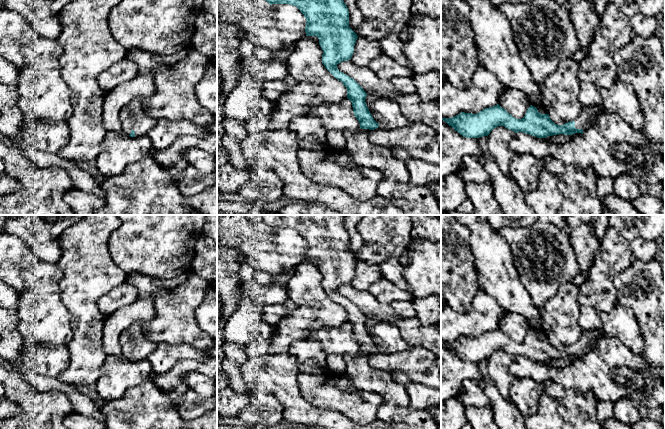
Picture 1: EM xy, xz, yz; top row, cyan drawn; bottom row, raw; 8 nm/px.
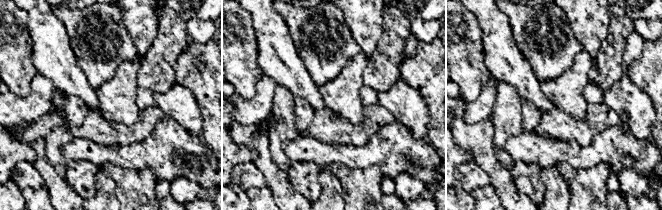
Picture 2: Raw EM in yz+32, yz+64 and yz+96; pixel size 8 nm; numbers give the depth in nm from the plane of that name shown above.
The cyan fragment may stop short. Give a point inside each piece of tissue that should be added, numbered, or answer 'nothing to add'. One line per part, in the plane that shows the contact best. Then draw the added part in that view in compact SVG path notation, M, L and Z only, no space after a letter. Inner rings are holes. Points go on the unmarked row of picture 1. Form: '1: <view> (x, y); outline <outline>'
1: yz (589, 339); outline M602 328L593 331L582 331L581 338L574 344L575 352L582 353L583 357L585 357L604 336L606 335Z

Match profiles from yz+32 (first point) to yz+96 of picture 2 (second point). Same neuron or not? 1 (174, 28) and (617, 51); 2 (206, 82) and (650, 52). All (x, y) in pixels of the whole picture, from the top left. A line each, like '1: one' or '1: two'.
1: one
2: one

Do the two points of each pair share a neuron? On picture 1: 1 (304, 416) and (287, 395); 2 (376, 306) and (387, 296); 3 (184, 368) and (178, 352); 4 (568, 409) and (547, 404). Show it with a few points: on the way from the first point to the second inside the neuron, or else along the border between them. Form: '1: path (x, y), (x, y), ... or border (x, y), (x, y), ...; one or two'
1: path (299, 411), (292, 400); one
2: border (367, 291), (377, 300), (389, 304); two
3: border (205, 361), (183, 359), (161, 374); two
4: border (545, 391), (556, 402), (557, 412), (562, 418); two

